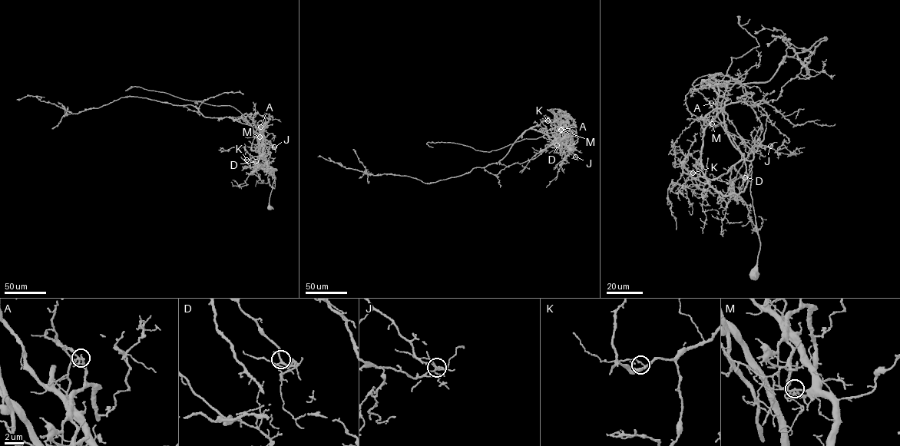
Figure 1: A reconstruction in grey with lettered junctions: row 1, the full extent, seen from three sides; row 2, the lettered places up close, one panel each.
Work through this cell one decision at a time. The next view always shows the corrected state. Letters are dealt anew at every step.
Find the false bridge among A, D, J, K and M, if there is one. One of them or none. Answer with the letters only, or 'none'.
A

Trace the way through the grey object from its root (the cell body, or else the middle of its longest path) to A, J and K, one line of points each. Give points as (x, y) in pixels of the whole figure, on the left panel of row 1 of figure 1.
A: (269, 207), (274, 175), (260, 156), (263, 137), (260, 127)
J: (269, 207), (274, 175), (259, 156), (263, 128), (253, 133), (257, 139), (267, 140), (266, 146), (274, 147)
K: (269, 207), (274, 174), (263, 162), (259, 153), (266, 162), (259, 156), (246, 160)

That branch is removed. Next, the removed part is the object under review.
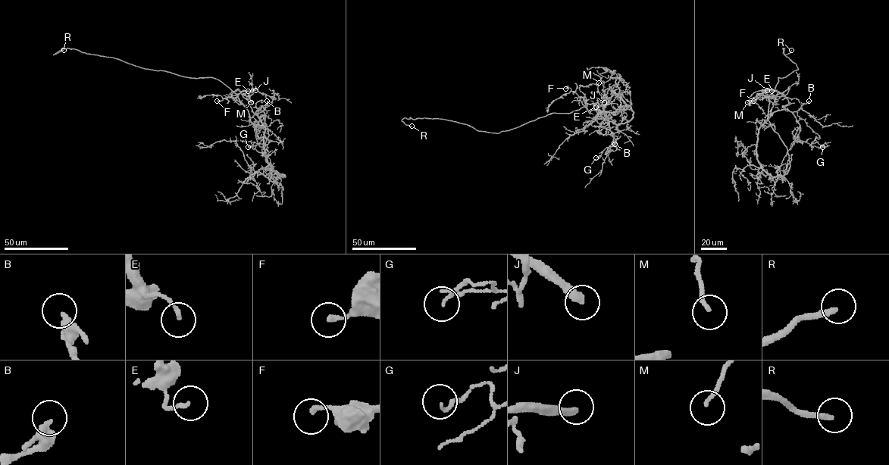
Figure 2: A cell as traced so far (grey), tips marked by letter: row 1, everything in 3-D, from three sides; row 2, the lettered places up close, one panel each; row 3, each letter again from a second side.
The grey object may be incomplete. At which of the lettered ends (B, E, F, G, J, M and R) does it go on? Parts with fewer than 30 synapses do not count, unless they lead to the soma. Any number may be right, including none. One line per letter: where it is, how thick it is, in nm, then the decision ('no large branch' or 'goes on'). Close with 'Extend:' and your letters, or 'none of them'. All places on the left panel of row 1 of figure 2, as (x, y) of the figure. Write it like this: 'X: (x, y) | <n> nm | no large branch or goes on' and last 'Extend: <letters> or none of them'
B: (267, 101) | 360 nm | no large branch
E: (248, 91) | 160 nm | no large branch
F: (217, 101) | 180 nm | no large branch
G: (248, 147) | 130 nm | no large branch
J: (255, 90) | 320 nm | goes on
M: (251, 102) | 160 nm | no large branch
R: (64, 50) | 240 nm | goes on
Extend: J, R

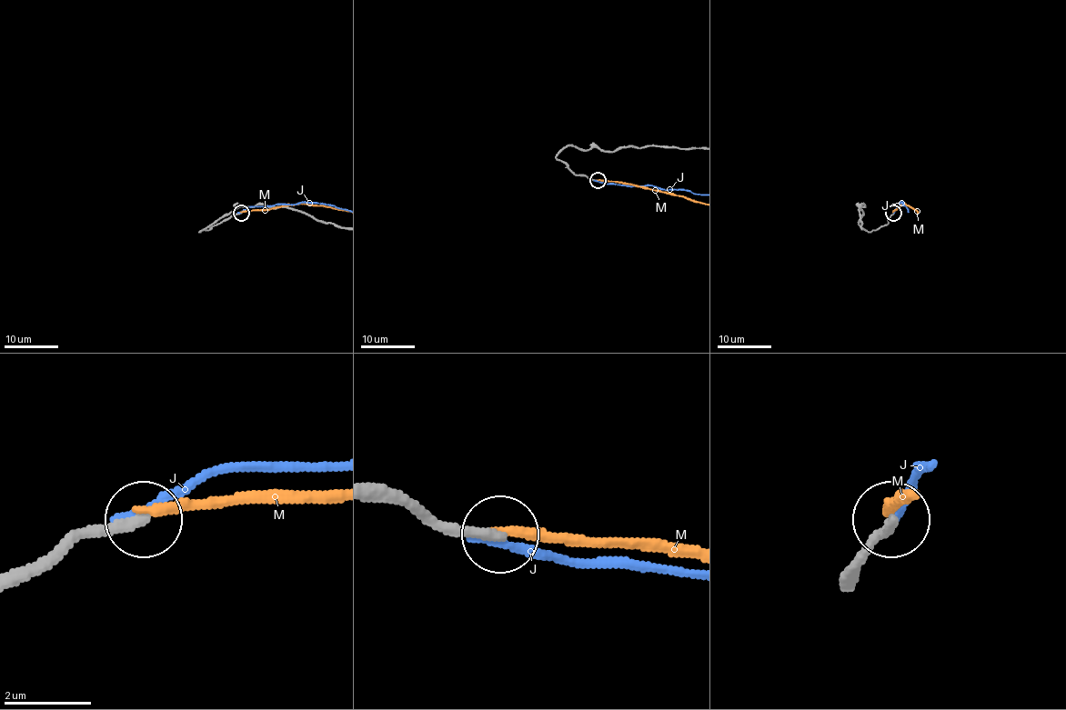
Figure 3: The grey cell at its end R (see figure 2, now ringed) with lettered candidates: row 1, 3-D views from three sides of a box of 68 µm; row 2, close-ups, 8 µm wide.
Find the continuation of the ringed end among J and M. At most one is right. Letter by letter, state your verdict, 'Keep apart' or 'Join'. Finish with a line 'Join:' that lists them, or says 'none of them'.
J: Keep apart
M: Keep apart
Join: none of them

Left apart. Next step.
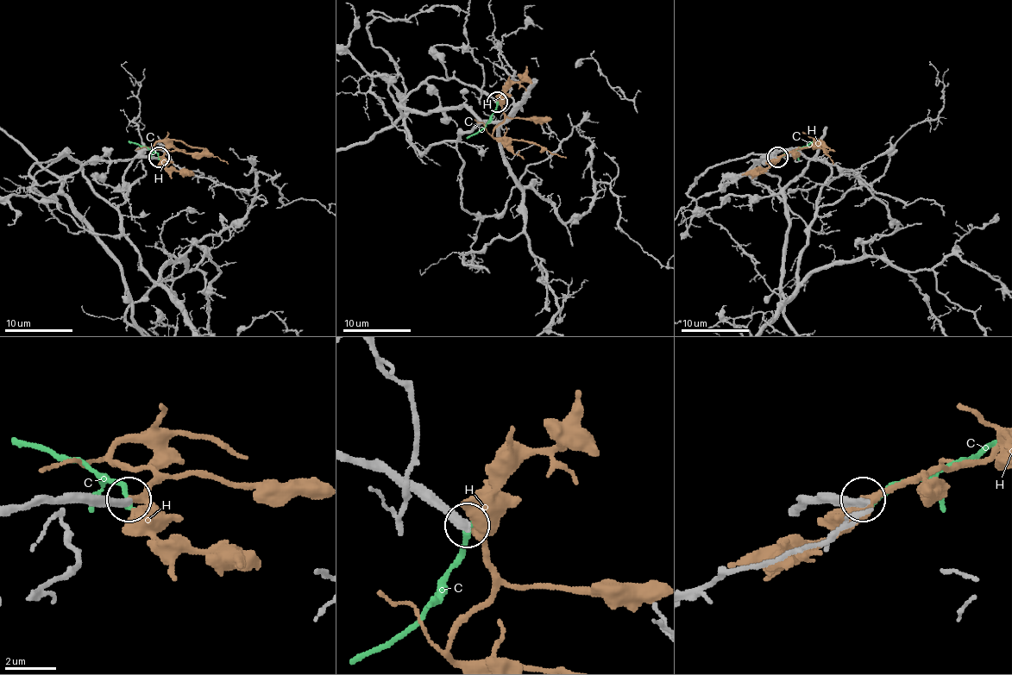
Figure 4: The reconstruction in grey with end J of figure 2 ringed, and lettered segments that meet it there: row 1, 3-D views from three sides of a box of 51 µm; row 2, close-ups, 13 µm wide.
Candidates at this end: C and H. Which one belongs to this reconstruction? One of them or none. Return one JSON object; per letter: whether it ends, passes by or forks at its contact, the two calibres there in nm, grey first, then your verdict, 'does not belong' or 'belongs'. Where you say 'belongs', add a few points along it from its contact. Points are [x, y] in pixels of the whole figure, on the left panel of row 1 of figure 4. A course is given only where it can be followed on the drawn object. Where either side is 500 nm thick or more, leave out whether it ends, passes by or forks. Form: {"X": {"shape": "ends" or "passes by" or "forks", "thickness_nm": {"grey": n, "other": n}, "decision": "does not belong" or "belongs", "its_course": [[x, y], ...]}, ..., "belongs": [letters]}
{"C": {"shape": "ends", "thickness_nm": {"grey": 360, "other": 220}, "decision": "does not belong"}, "H": {"shape": "passes by", "thickness_nm": {"grey": 360, "other": 240}, "decision": "belongs", "its_course": [[160, 157], [166, 152], [154, 146], [158, 141], [181, 140], [191, 146], [204, 148], [227, 163]]}, "belongs": ["H"]}

